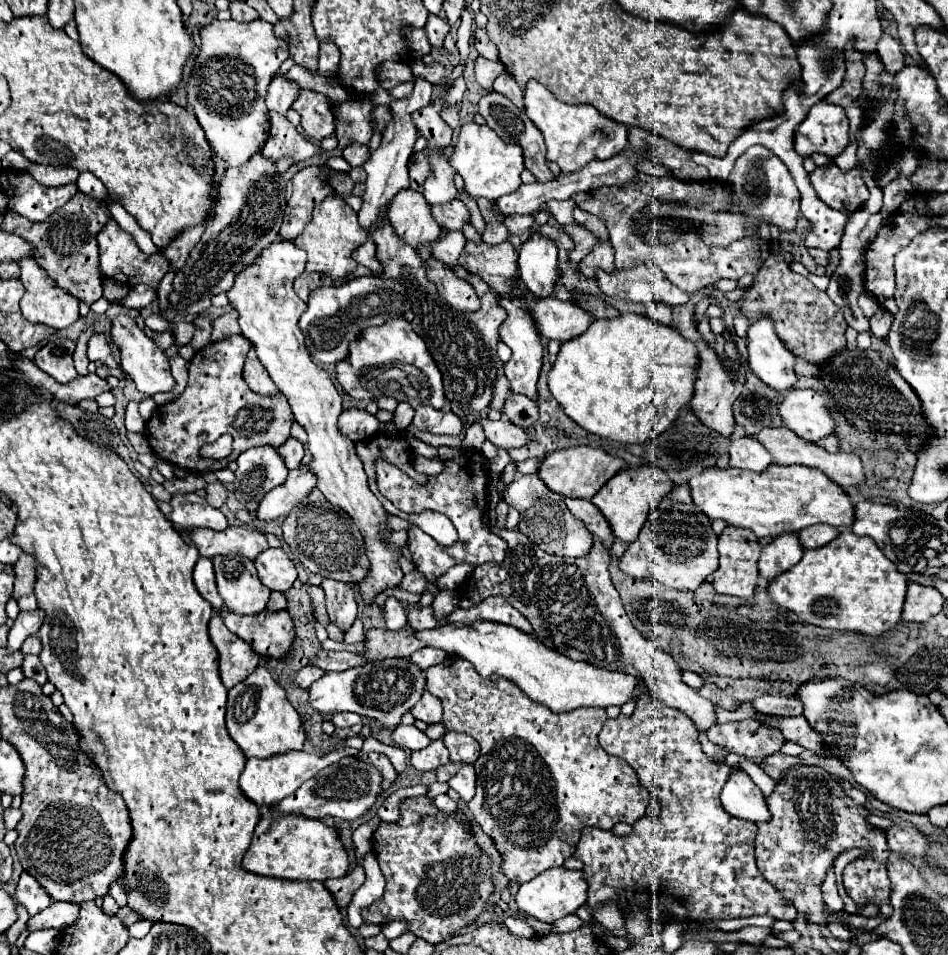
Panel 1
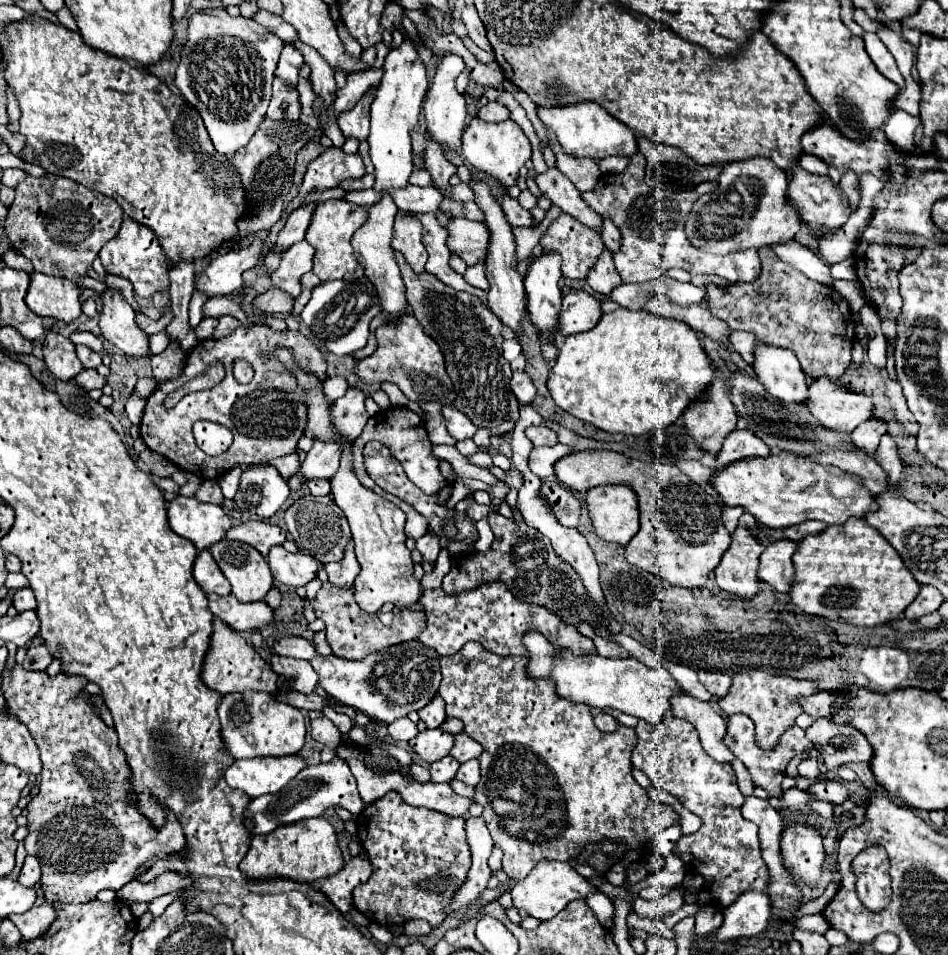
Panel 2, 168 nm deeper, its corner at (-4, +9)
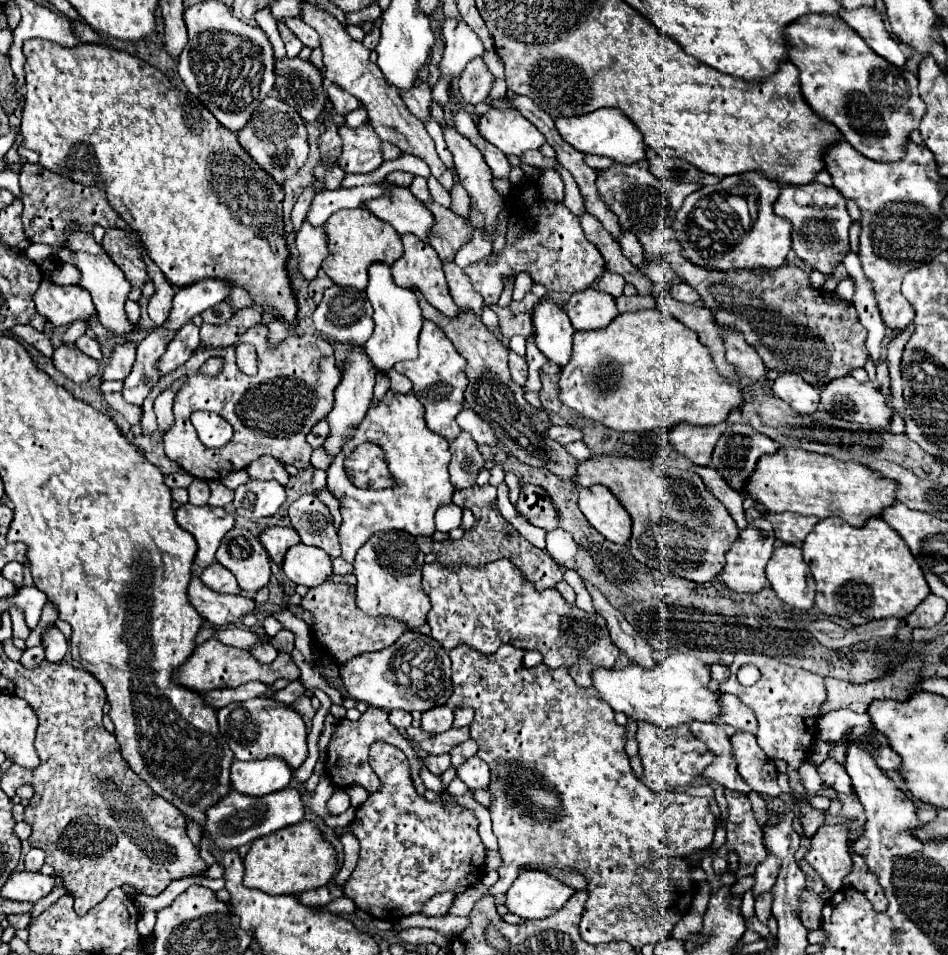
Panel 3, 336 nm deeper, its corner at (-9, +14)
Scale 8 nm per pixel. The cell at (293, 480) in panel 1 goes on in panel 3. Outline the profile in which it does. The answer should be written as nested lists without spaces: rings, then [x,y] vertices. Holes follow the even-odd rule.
[[[352,344],[344,364],[344,376],[342,376],[342,382],[336,386],[334,390],[334,396],[336,396],[336,402],[334,402],[334,408],[332,412],[328,414],[328,424],[330,424],[330,436],[328,440],[324,442],[324,448],[328,450],[328,454],[334,458],[342,444],[348,440],[348,436],[354,432],[354,426],[360,424],[360,420],[364,418],[364,412],[370,408],[370,400],[372,400],[372,388],[374,388],[374,378],[376,378],[376,370],[374,366],[370,364],[366,352],[364,352],[364,346],[360,344]]]

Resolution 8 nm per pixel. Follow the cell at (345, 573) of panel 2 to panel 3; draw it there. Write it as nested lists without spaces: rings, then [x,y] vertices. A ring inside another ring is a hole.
[[[388,390],[384,394],[384,398],[378,402],[378,406],[370,408],[362,420],[362,424],[356,426],[356,432],[348,438],[348,442],[344,444],[342,452],[336,454],[334,462],[330,464],[330,468],[326,470],[328,476],[328,490],[334,494],[334,498],[340,502],[340,512],[342,512],[342,526],[340,526],[340,546],[342,546],[342,558],[346,562],[354,562],[354,556],[358,552],[358,548],[376,532],[386,532],[386,530],[404,530],[412,536],[432,536],[434,534],[434,514],[440,506],[450,504],[452,502],[452,494],[454,488],[450,484],[450,475],[448,466],[450,464],[450,449],[448,440],[444,440],[442,436],[436,436],[434,432],[430,432],[424,424],[424,406],[418,402],[418,398],[408,392],[408,394],[398,394]],[[364,442],[372,442],[376,446],[380,446],[384,450],[384,462],[388,464],[388,472],[394,480],[394,484],[390,488],[384,490],[360,490],[356,488],[346,472],[344,472],[344,458],[346,454],[350,454],[356,446],[364,444]]]

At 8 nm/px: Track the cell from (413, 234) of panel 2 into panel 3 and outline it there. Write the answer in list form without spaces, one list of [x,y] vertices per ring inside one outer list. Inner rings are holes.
[[[402,236],[402,244],[404,244],[404,258],[400,258],[394,266],[392,266],[392,278],[398,286],[408,288],[408,290],[418,290],[424,294],[424,298],[428,300],[428,304],[432,304],[438,312],[442,312],[448,318],[456,318],[460,314],[460,308],[454,304],[450,292],[448,292],[448,284],[444,278],[444,270],[442,270],[442,262],[436,254],[436,250],[422,242],[416,236]]]

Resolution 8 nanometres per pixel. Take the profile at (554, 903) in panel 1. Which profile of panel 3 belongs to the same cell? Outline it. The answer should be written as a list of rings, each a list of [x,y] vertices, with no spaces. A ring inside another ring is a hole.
[[[524,872],[520,874],[506,892],[506,908],[508,912],[530,920],[530,918],[546,918],[558,912],[574,890],[548,874],[542,872]]]

